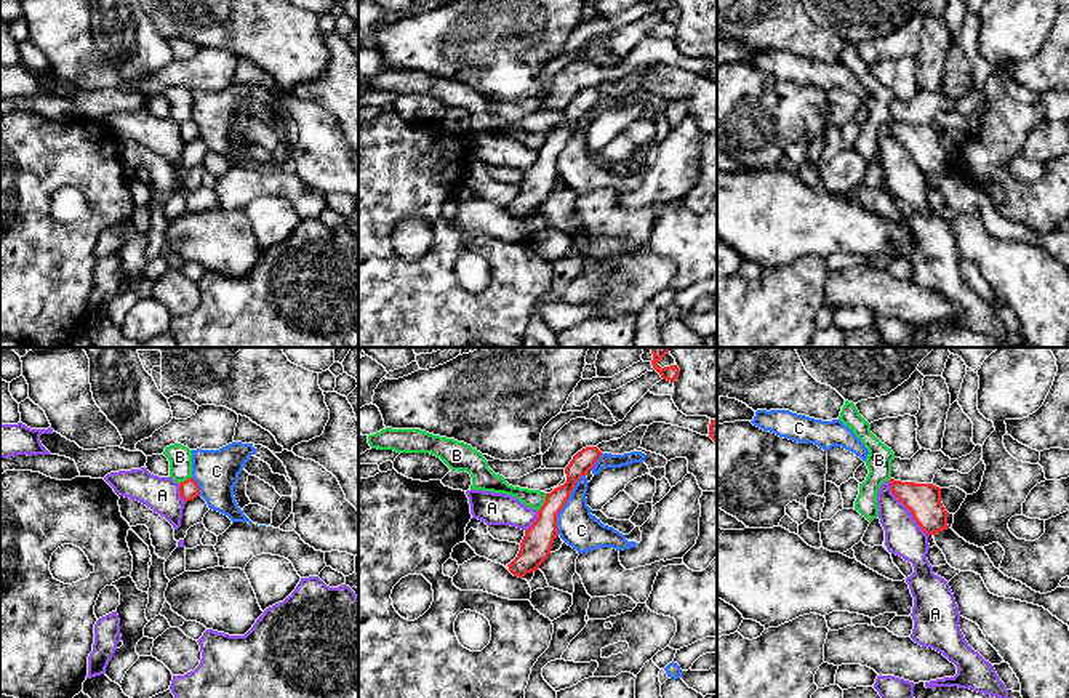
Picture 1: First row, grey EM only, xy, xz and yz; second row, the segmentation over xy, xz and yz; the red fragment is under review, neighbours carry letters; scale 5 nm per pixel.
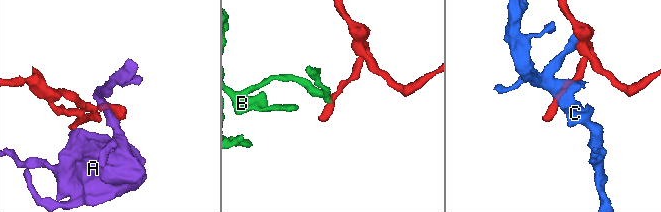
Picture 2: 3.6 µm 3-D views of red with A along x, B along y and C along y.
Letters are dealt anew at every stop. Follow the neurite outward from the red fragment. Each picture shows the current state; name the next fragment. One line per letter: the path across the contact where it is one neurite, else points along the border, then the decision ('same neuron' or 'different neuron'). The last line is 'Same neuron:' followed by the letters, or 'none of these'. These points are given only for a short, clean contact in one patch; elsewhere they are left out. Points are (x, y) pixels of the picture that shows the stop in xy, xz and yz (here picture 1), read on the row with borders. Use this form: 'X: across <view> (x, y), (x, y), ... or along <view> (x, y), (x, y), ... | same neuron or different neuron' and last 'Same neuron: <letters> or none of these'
A: along yz (888, 481), (890, 492), (928, 535) | different neuron
B: along xz (546, 493), (546, 500), (538, 511) | different neuron
C: different neuron
Same neuron: none of these

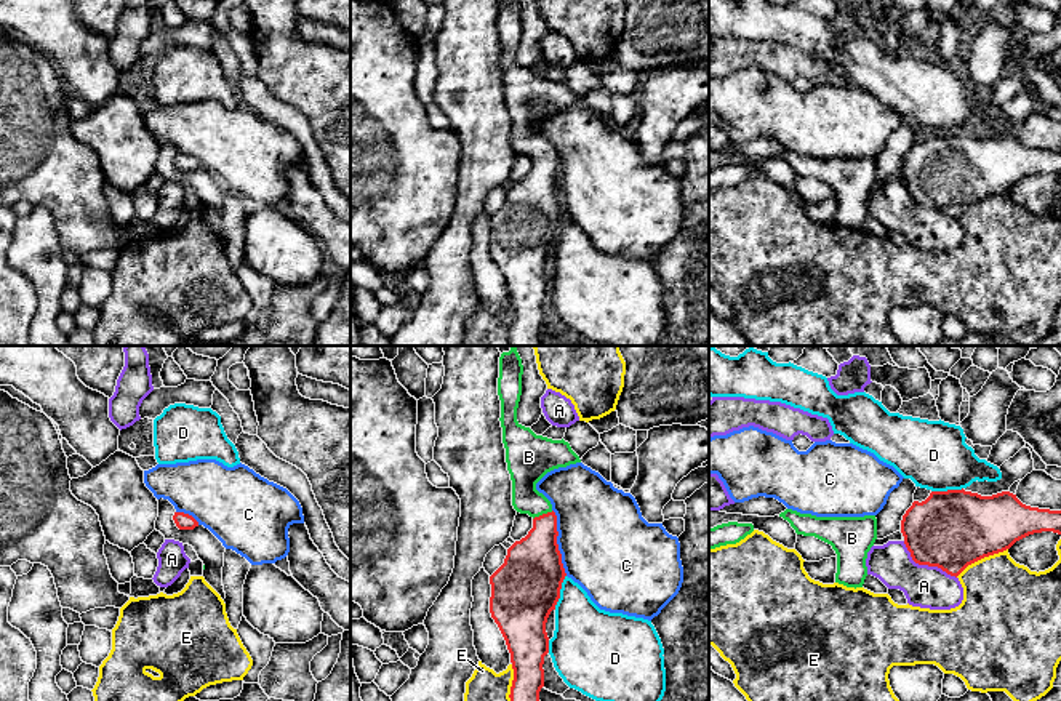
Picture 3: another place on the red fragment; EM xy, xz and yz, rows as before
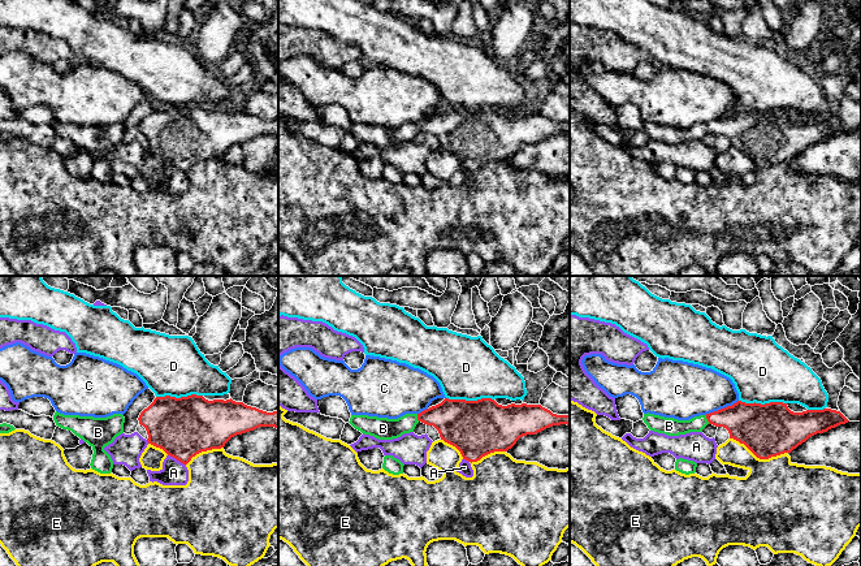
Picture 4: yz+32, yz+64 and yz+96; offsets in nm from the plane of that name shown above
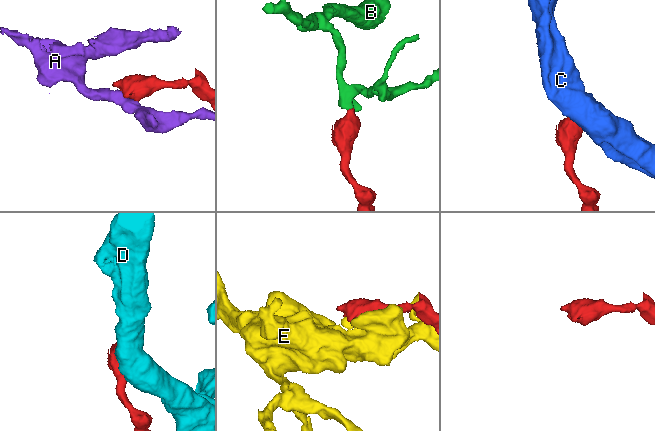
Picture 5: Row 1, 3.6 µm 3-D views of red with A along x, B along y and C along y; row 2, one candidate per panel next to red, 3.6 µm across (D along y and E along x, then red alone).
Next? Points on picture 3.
A: along yz (903, 541), (916, 562), (936, 565), (956, 578) | different neuron
B: across xz (535, 562), (543, 536), (543, 514), (527, 496), (527, 468) | same neuron
C: different neuron
D: different neuron
E: different neuron
Same neuron: B

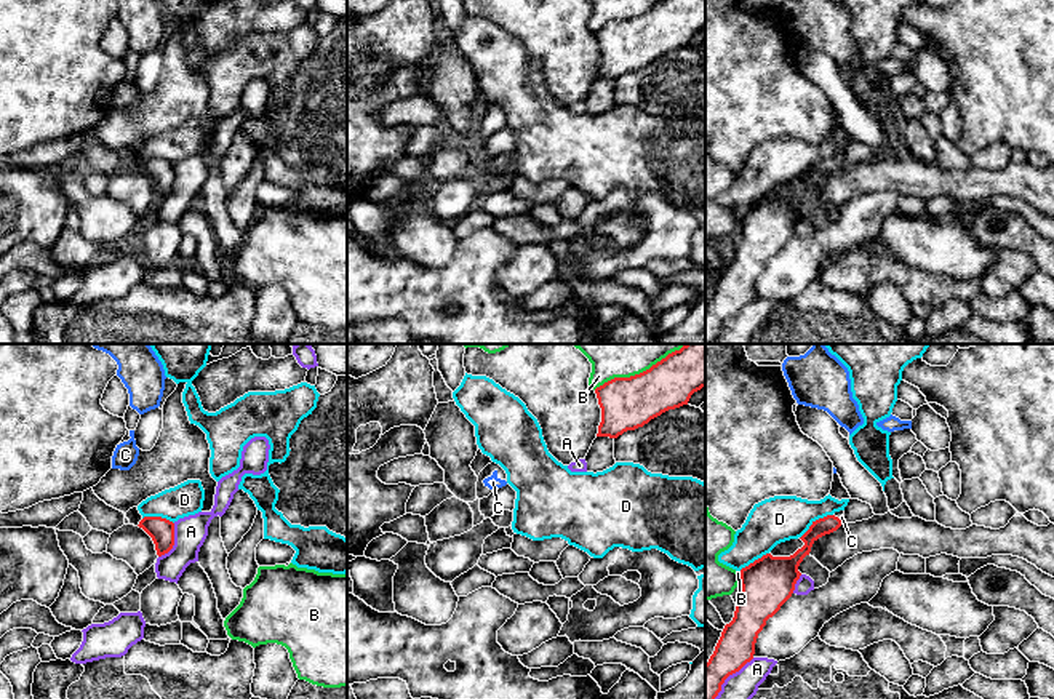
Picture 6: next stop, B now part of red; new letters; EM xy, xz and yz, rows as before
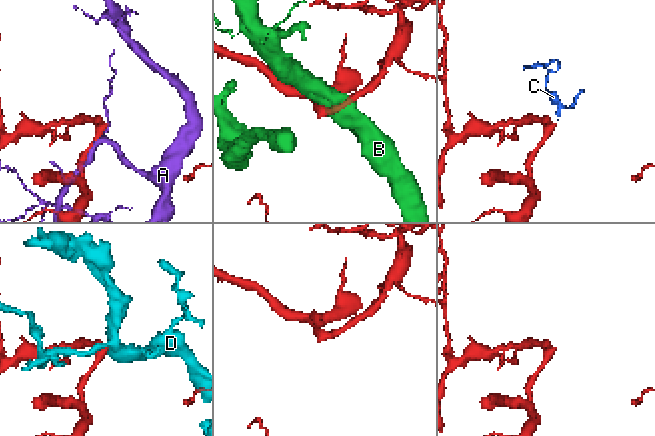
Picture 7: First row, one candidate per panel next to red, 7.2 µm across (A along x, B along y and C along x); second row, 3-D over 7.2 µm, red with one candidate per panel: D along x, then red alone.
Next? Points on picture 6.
A: different neuron
B: different neuron
C: across yz (829, 523), (840, 520), (842, 517) | same neuron
D: different neuron
Same neuron: C

